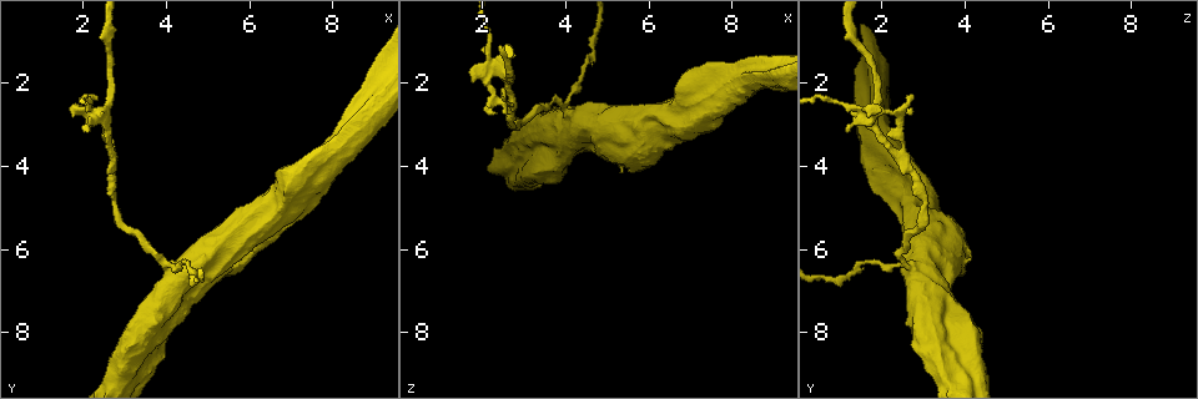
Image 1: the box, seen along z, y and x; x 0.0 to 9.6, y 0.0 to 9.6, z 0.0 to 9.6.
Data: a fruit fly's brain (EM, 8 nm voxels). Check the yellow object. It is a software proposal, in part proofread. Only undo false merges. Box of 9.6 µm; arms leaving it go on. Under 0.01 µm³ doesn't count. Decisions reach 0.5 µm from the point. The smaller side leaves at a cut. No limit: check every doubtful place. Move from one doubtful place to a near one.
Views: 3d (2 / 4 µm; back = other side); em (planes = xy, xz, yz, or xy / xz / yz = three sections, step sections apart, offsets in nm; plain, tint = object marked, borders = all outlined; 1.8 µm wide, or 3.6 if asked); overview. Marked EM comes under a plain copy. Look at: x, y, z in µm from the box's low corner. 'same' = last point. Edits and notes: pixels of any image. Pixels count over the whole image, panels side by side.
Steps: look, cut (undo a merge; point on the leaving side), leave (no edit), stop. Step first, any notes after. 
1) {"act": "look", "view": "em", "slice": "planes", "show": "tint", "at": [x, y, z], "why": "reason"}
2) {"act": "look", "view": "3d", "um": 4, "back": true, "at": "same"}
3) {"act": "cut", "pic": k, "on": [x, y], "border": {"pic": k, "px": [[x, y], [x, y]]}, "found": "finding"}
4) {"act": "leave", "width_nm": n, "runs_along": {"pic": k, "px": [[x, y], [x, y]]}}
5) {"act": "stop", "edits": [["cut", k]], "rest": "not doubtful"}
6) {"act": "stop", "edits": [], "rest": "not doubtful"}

{"act": "look", "view": "em", "slice": "planes", "show": "tint", "at": [2.50, 2.90, 1.80], "why": "touches itself"}

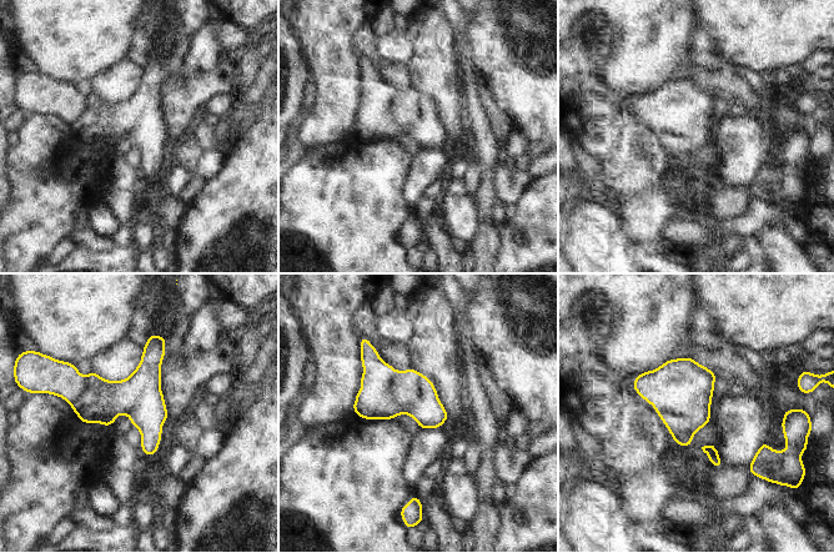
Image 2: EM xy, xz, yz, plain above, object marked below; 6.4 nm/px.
{"act": "leave", "found": "all the same cell"}

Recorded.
{"act": "look", "view": "em", "slice": "planes", "show": "tint", "at": [2.70, 3.90, 2.55], "why": "two arms at a narrow angle"}

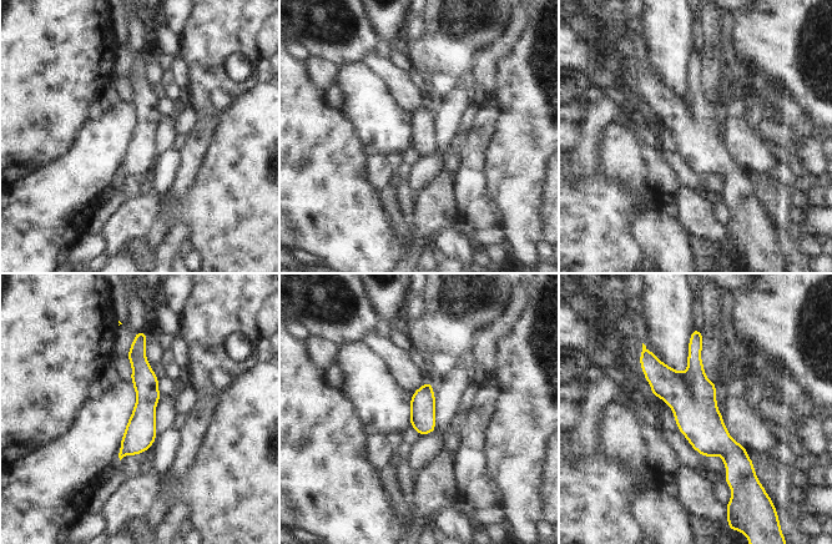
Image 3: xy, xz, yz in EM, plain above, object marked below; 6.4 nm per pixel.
{"act": "leave", "runs_along": {"pic": 3, "px": [[694, 338], [695, 411], [731, 453], [730, 480]]}, "found": "continuous, no second cell"}

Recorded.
{"act": "look", "view": "em", "um": 3.6, "slice": "xy", "step": 16, "show": "tint", "at": [4.20, 6.40, 2.75], "why": "thin neck"}

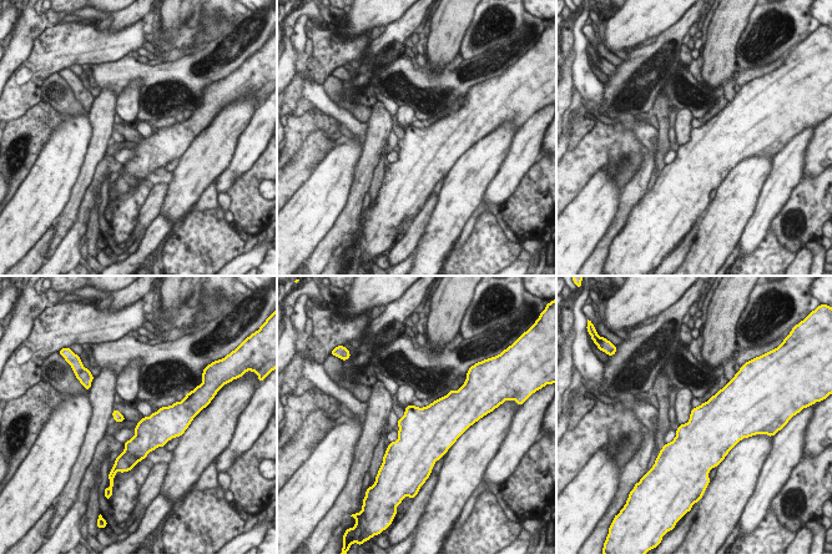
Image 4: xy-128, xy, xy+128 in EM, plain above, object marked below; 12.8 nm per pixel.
{"act": "look", "view": "em", "um": 3.6, "slice": "yz", "step": 8, "show": "tint", "at": "same"}

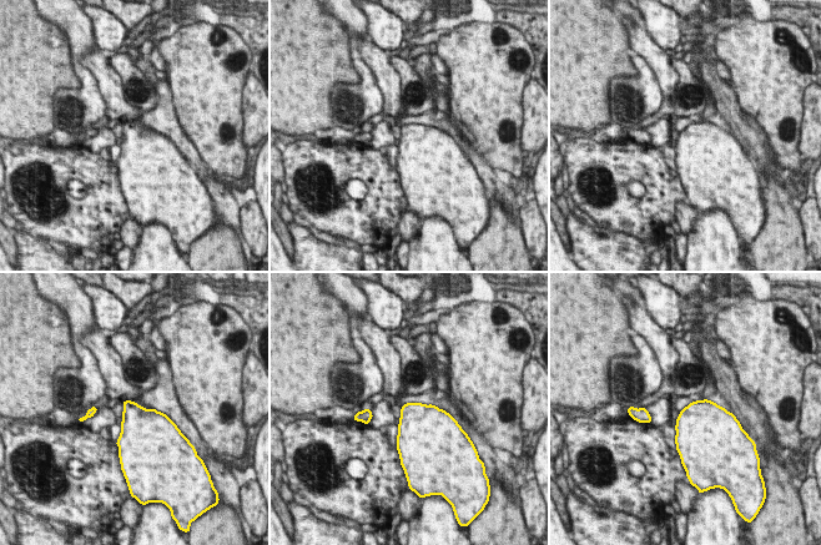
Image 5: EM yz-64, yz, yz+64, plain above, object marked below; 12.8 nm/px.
{"act": "leave", "found": "one cell here"}

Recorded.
{"act": "stop", "edits": [], "rest": "not doubtful"}

